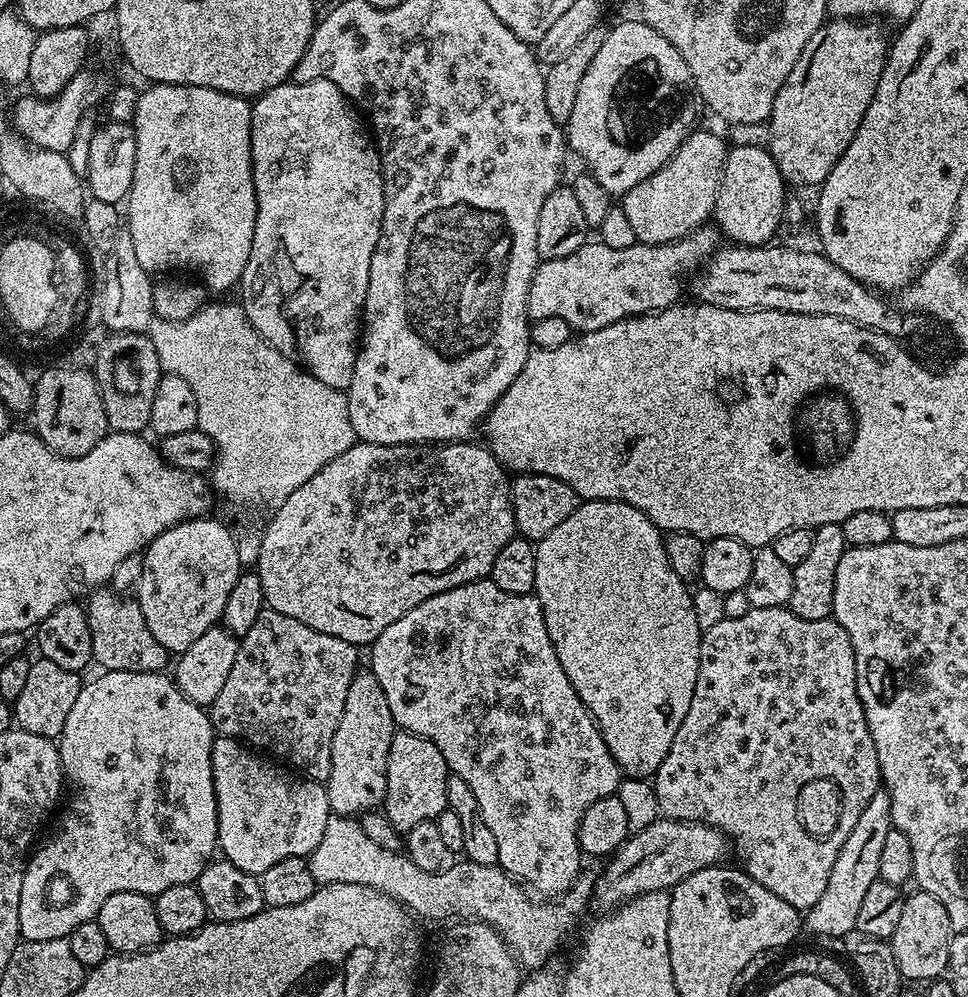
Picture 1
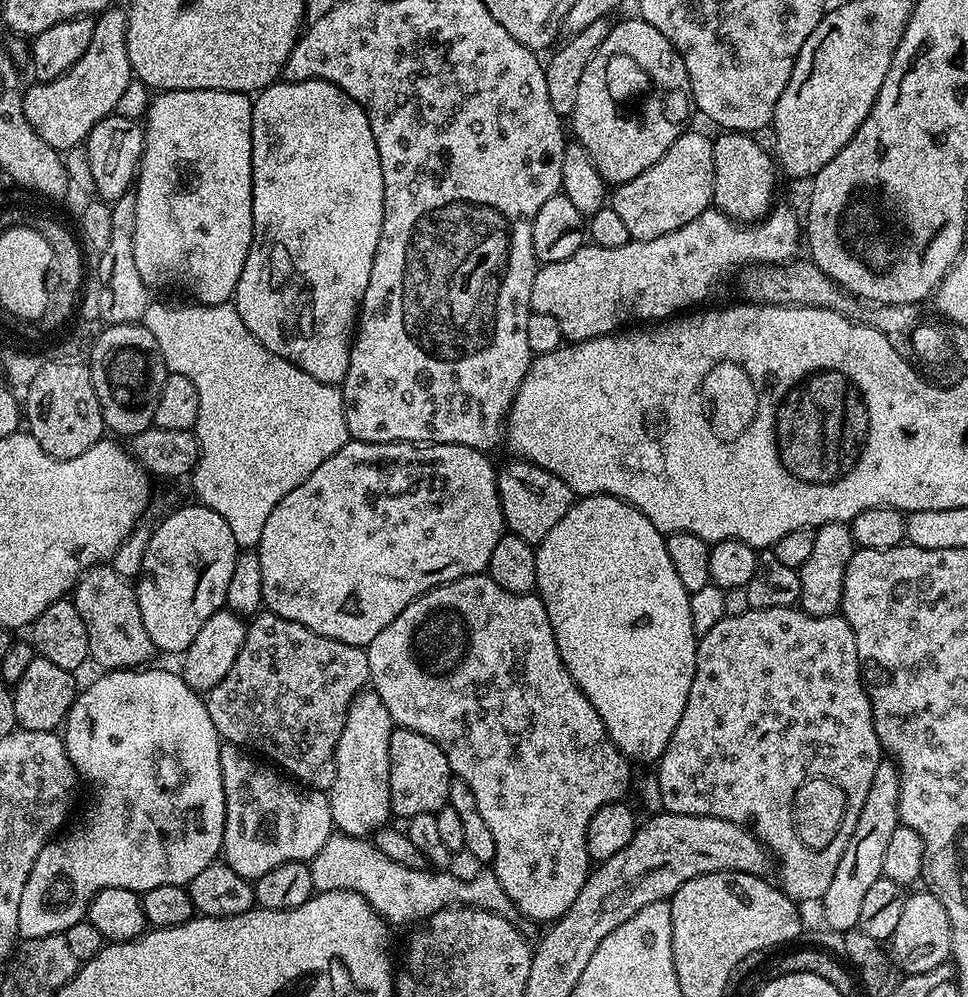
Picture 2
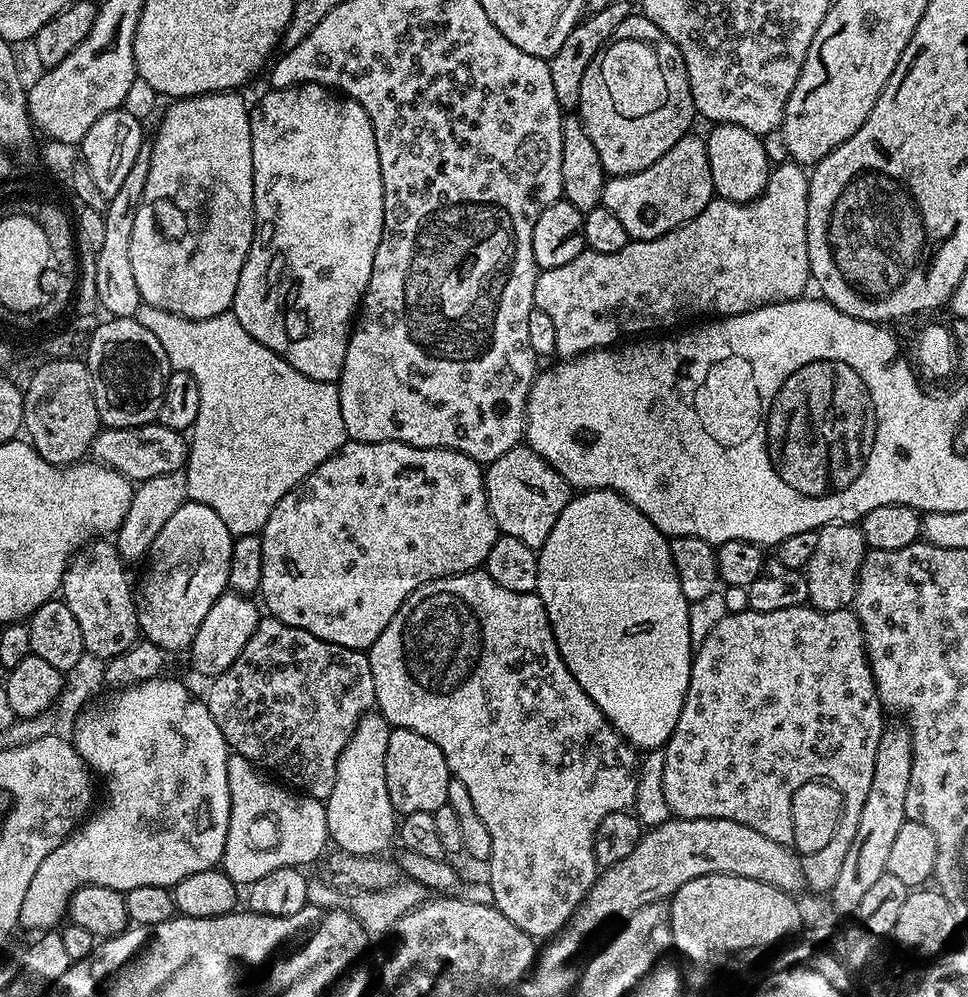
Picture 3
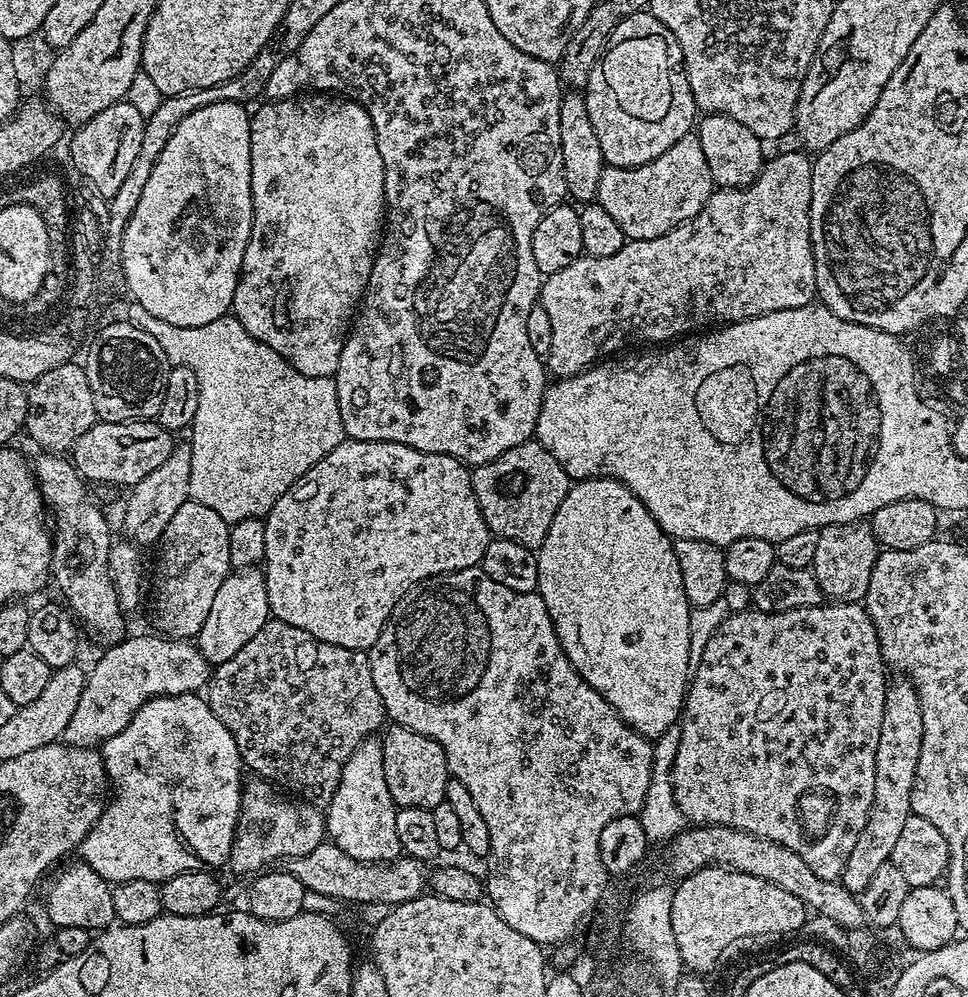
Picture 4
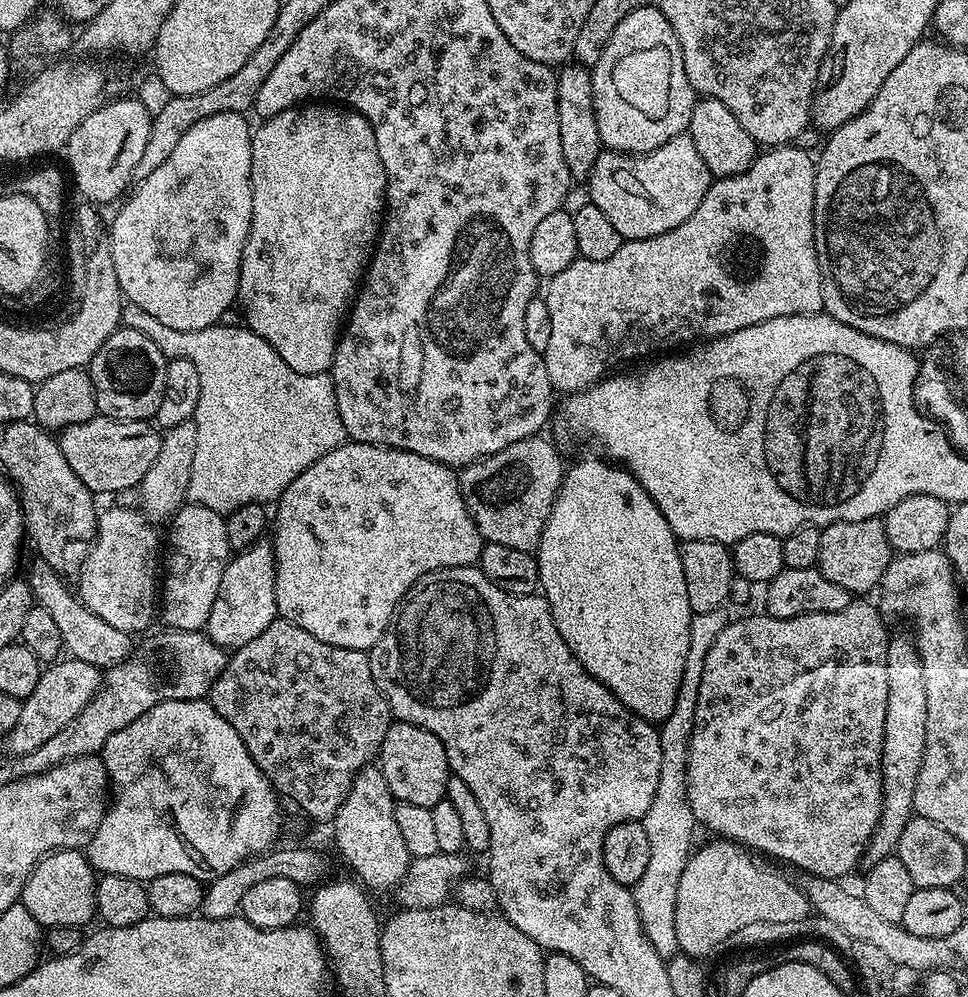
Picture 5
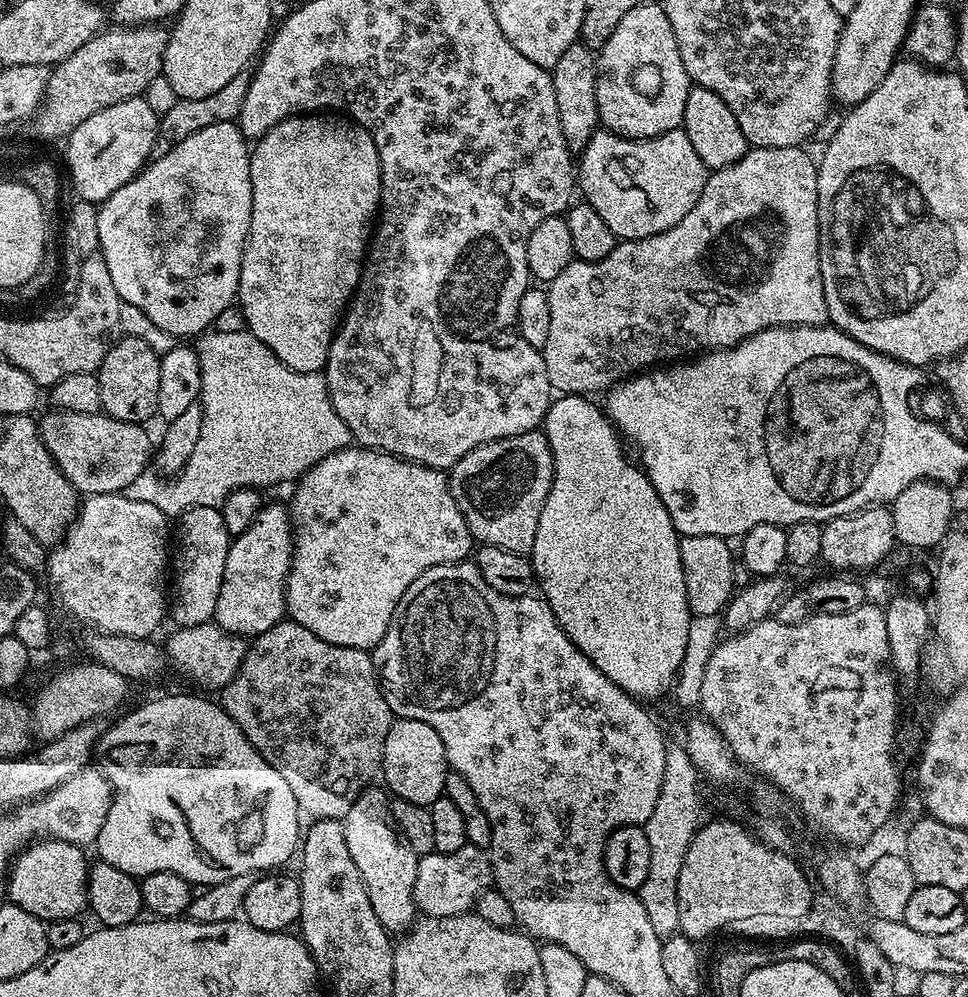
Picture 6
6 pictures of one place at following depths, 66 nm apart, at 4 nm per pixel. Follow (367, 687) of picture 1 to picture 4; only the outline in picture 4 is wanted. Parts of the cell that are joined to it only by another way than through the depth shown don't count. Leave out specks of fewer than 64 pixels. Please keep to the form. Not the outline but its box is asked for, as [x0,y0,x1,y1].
[326,738,401,864]

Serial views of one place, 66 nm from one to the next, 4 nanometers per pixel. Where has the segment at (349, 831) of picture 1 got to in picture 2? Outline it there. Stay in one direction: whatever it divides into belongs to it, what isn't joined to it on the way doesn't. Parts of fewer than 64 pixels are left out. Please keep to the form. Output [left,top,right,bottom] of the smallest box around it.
[308,830,513,926]

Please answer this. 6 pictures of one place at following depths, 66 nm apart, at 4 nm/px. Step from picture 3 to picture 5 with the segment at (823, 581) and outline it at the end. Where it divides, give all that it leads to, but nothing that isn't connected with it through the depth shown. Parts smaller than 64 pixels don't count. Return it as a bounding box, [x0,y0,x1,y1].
[816,519,894,594]

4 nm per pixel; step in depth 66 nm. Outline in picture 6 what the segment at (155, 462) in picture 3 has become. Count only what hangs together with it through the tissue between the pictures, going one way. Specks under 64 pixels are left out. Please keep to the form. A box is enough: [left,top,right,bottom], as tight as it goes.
[39,410,154,497]

